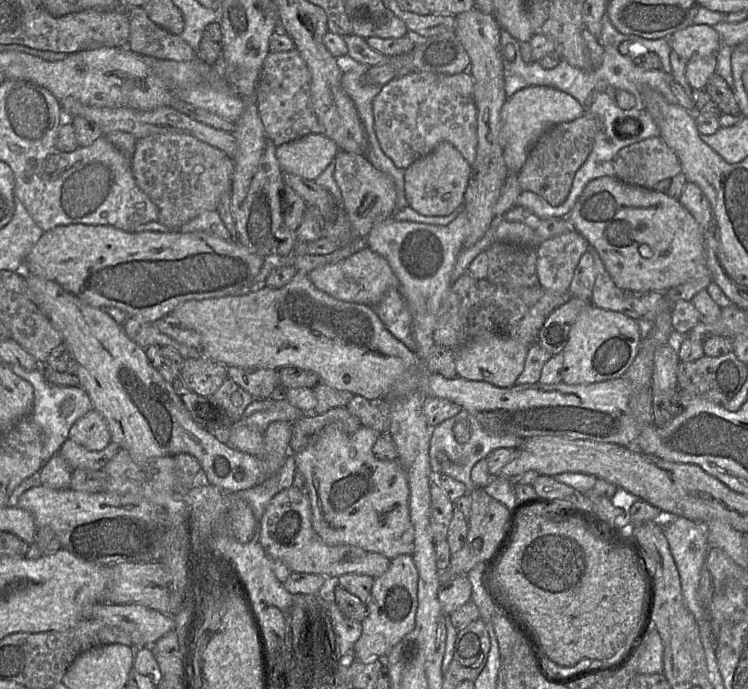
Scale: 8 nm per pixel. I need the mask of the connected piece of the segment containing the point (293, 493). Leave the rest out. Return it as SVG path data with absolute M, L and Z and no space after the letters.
M291 486L276 494L259 521L260 543L272 561L281 561L292 572L318 574L337 579L343 574L356 573L377 578L389 568L391 560L353 545L325 543L312 526L311 502L307 494Z

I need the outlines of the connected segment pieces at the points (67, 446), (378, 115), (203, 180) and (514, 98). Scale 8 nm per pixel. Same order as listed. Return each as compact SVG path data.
M68 438L58 453L68 462L73 470L98 470L102 469L120 450L121 447L118 444L110 442L101 451L91 451Z
M410 71L383 85L373 100L373 119L382 151L398 168L406 169L442 141L454 145L470 165L475 162L478 145L475 102L442 84L433 72Z
M154 134L136 140L132 173L138 187L158 208L158 221L170 229L179 229L206 211L217 210L221 195L231 187L234 163L221 150L187 134Z
M530 85L509 96L501 110L499 141L509 174L518 174L528 154L550 127L573 121L584 114L582 105L570 94L551 86Z

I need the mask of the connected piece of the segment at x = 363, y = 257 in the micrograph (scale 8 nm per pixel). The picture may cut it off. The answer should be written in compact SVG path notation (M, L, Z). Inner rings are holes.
M365 247L333 264L323 265L309 273L312 283L330 296L347 302L375 306L389 288L399 289L399 282L388 261Z

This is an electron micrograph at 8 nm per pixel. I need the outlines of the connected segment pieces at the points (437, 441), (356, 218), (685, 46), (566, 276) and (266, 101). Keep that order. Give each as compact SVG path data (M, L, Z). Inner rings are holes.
M466 410L461 411L450 419L447 419L439 425L432 428L429 442L429 459L434 474L446 474L455 480L463 483L467 492L471 492L477 487L471 480L471 470L481 459L485 459L492 451L498 448L518 449L522 446L525 439L514 435L496 435L486 431L477 419ZM467 420L470 425L470 437L465 443L456 440L453 433L455 423Z
M339 150L334 163L334 179L341 192L342 207L351 222L353 237L366 238L379 220L393 215L397 210L394 183L364 155Z
M690 25L667 38L671 50L688 62L702 56L715 54L722 45L718 32L708 25Z
M576 230L540 242L536 248L539 285L555 293L568 291L575 268L589 247Z
M295 48L270 52L265 59L256 91L256 103L265 132L276 147L310 133L323 134L324 128L312 107L310 84L309 69Z

